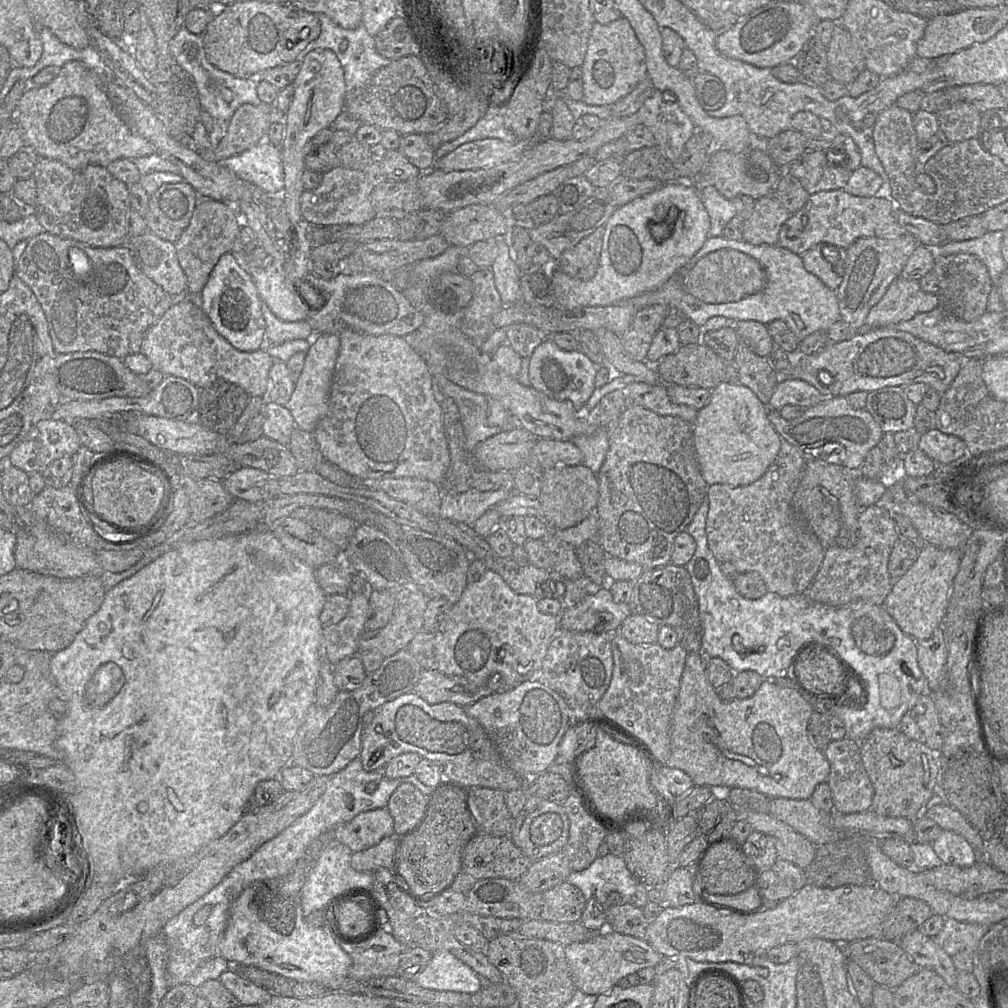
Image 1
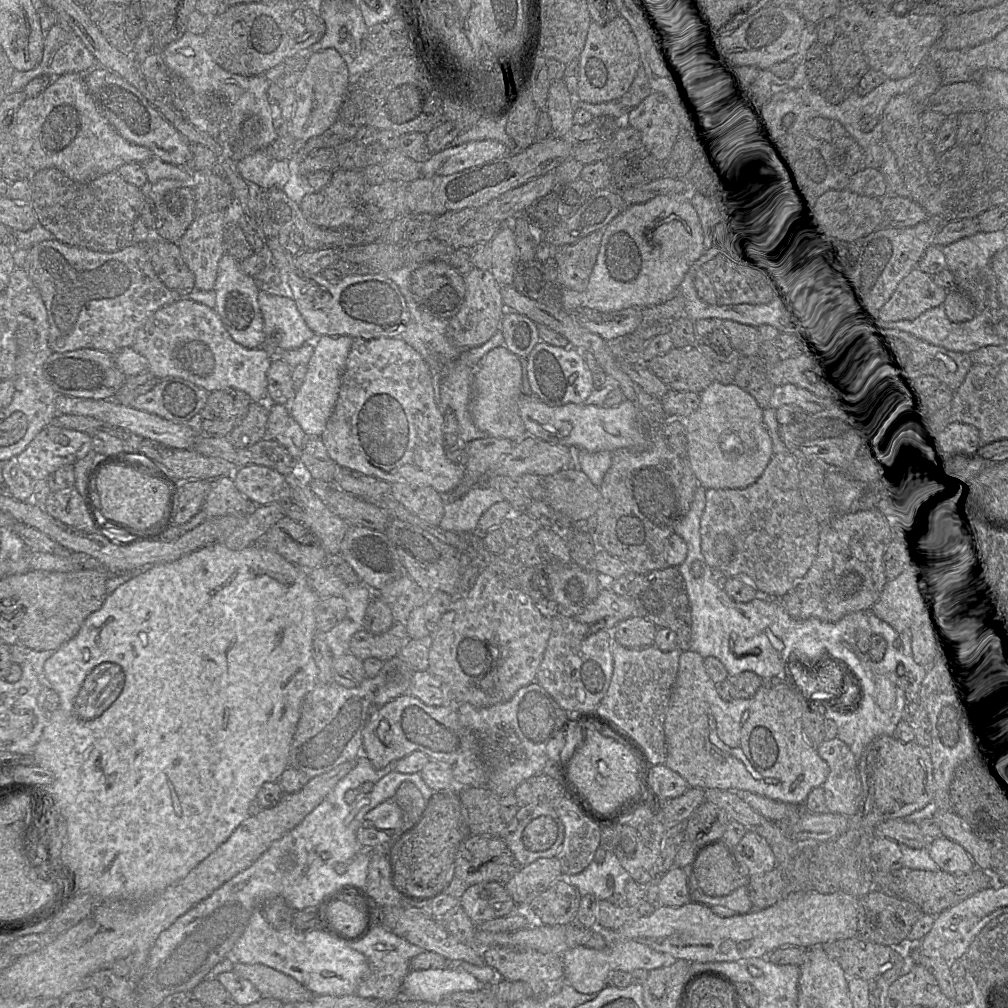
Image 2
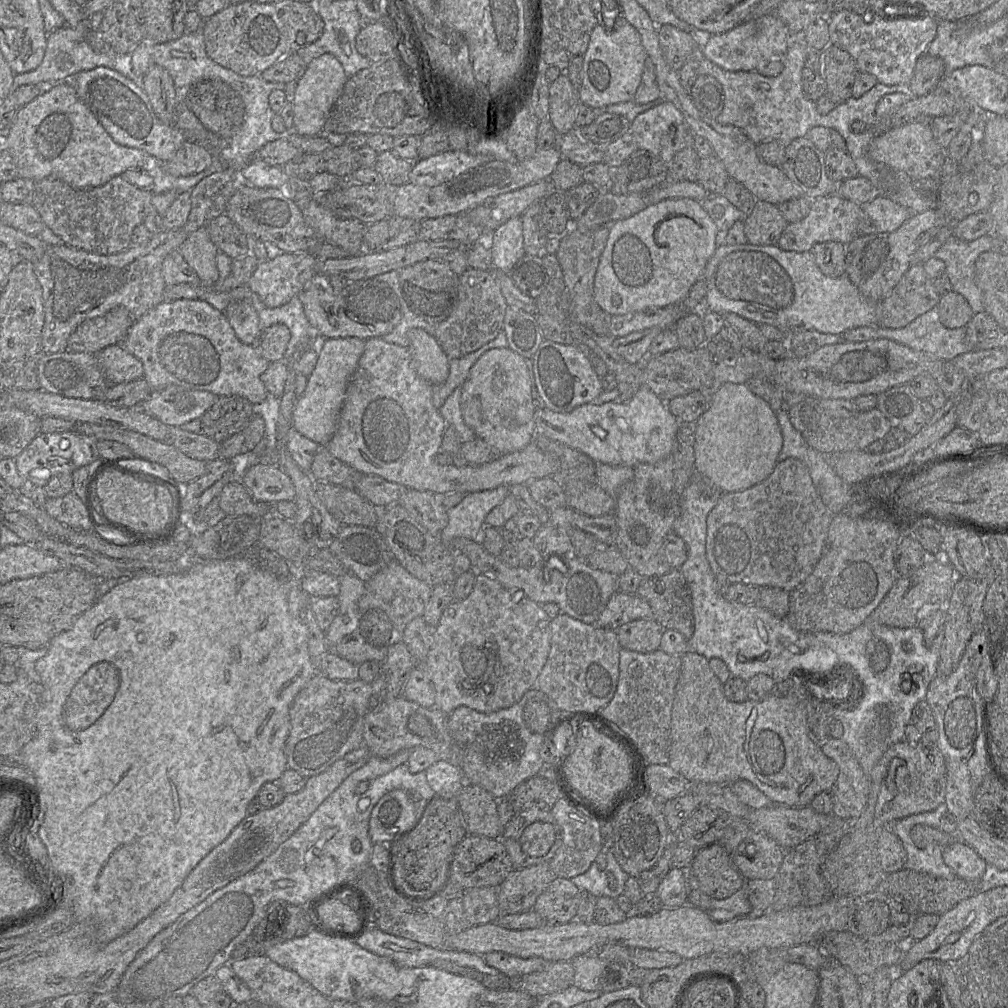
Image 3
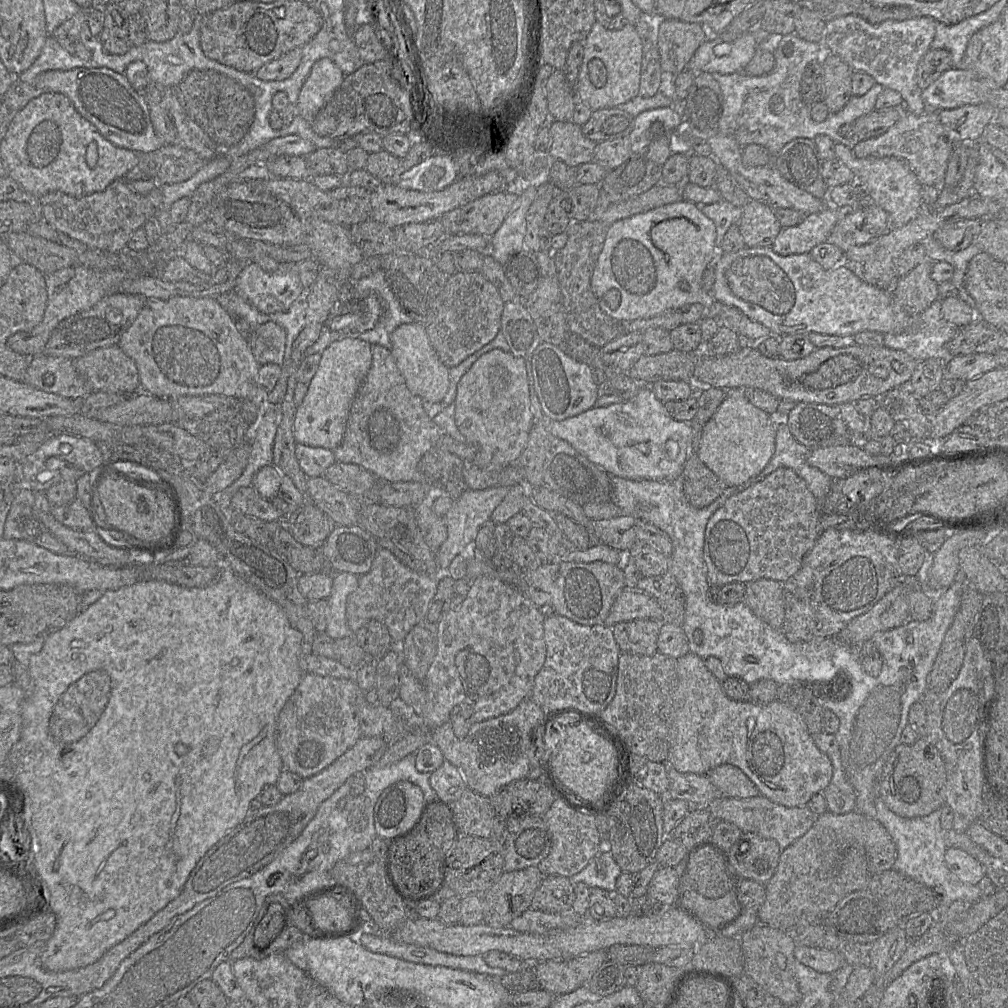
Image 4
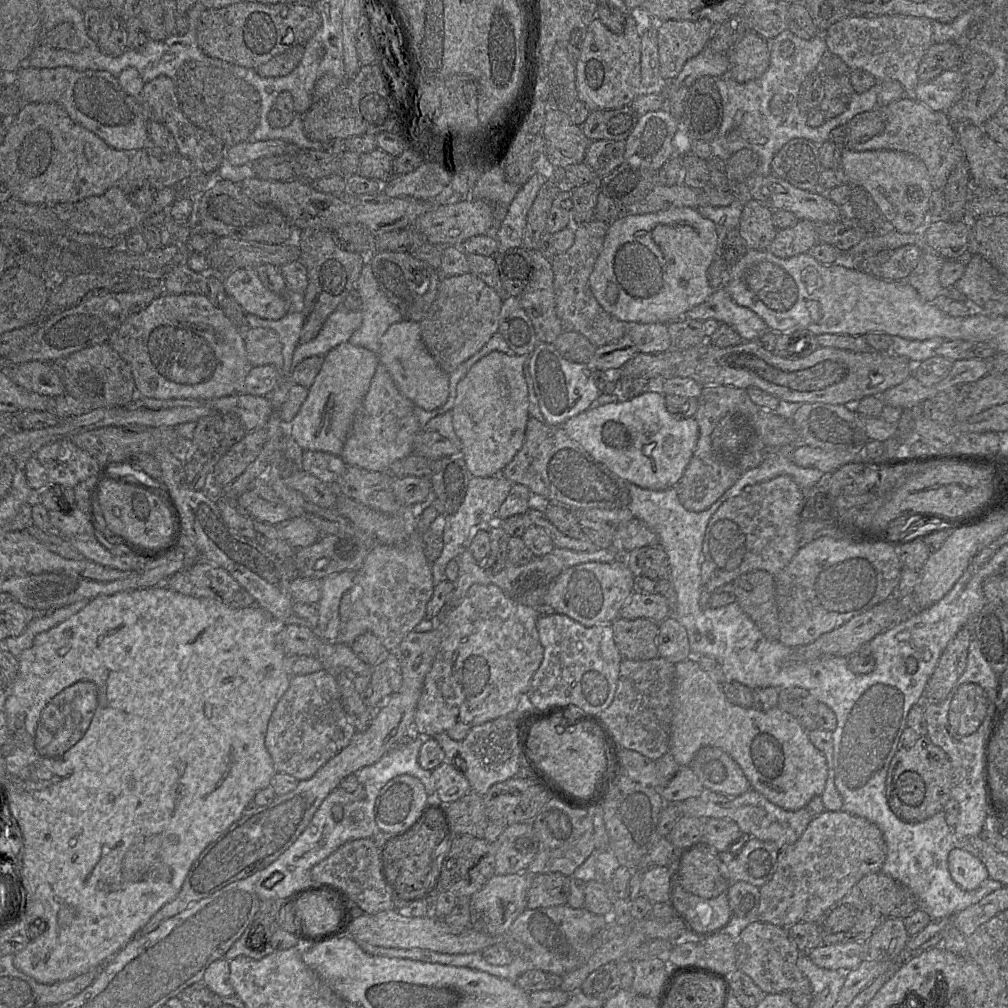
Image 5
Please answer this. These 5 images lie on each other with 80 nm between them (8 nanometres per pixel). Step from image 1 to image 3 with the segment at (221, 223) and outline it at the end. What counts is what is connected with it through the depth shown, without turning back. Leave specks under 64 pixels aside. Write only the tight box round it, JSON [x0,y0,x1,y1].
[179,226,219,288]

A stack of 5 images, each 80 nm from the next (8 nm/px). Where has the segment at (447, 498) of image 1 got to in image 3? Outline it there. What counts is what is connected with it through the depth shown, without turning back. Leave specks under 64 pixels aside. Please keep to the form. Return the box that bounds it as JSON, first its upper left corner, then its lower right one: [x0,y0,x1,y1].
[440,486,509,548]

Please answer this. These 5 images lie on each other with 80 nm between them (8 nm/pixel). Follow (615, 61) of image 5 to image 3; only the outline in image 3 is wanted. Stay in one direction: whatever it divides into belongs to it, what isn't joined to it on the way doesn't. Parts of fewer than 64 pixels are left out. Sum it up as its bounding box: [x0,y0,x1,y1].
[578,22,647,109]

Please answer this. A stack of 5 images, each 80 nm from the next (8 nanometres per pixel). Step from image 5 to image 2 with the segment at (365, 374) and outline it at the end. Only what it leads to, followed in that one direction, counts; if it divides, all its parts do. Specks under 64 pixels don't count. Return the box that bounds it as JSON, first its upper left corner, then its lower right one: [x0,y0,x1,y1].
[291,336,353,437]

